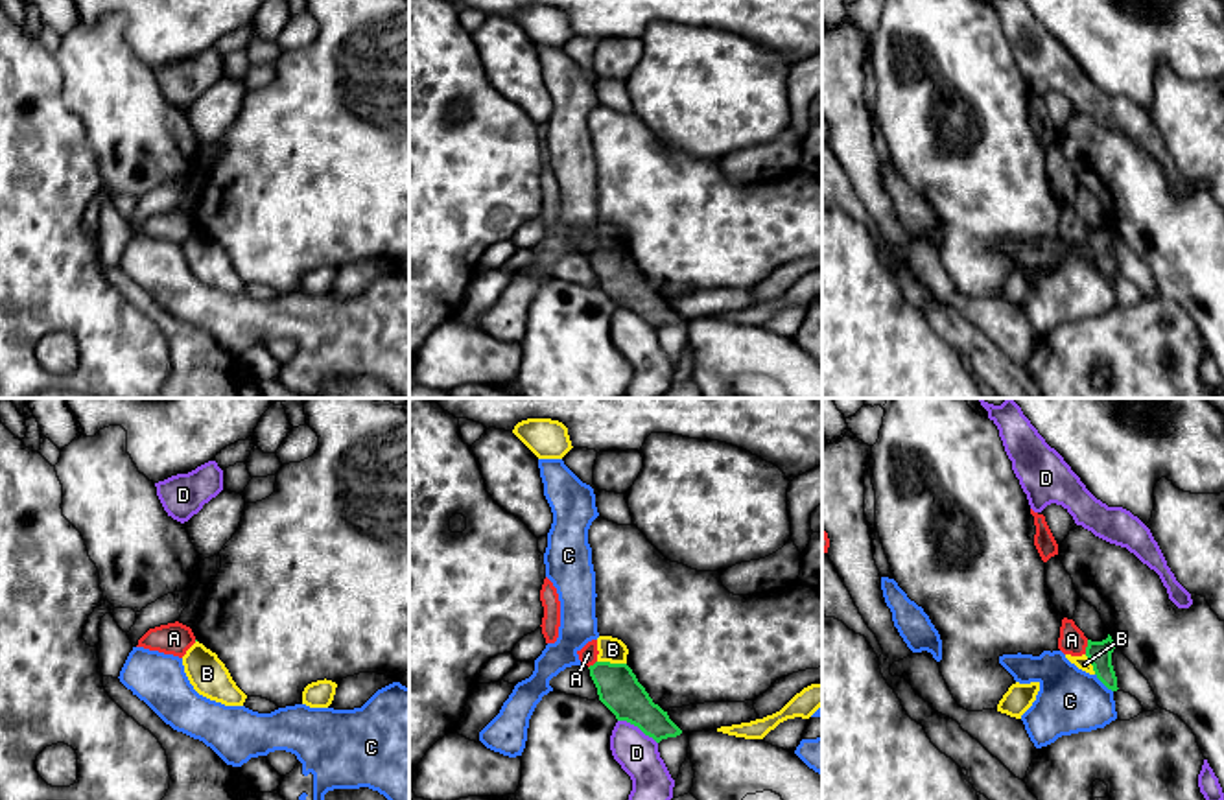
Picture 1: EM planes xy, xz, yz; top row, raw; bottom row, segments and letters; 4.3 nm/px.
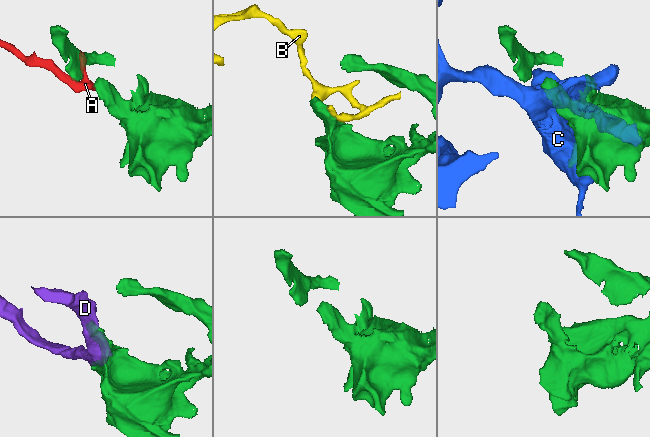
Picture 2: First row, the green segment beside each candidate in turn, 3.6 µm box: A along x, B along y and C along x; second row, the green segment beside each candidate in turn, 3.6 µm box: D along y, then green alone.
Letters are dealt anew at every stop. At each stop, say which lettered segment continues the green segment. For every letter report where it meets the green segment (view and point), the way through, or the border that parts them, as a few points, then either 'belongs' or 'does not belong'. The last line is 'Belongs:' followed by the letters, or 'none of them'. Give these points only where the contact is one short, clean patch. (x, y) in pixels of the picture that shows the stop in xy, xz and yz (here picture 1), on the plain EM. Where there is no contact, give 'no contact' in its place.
A: yz (1086, 235) | along yz (1088, 227), (1084, 240) | does not belong
B: xz (612, 251) | along xz (598, 247), (625, 251) | does not belong
C: yz (1103, 270) | does not belong
D: xz (638, 314) | does not belong
Belongs: none of them

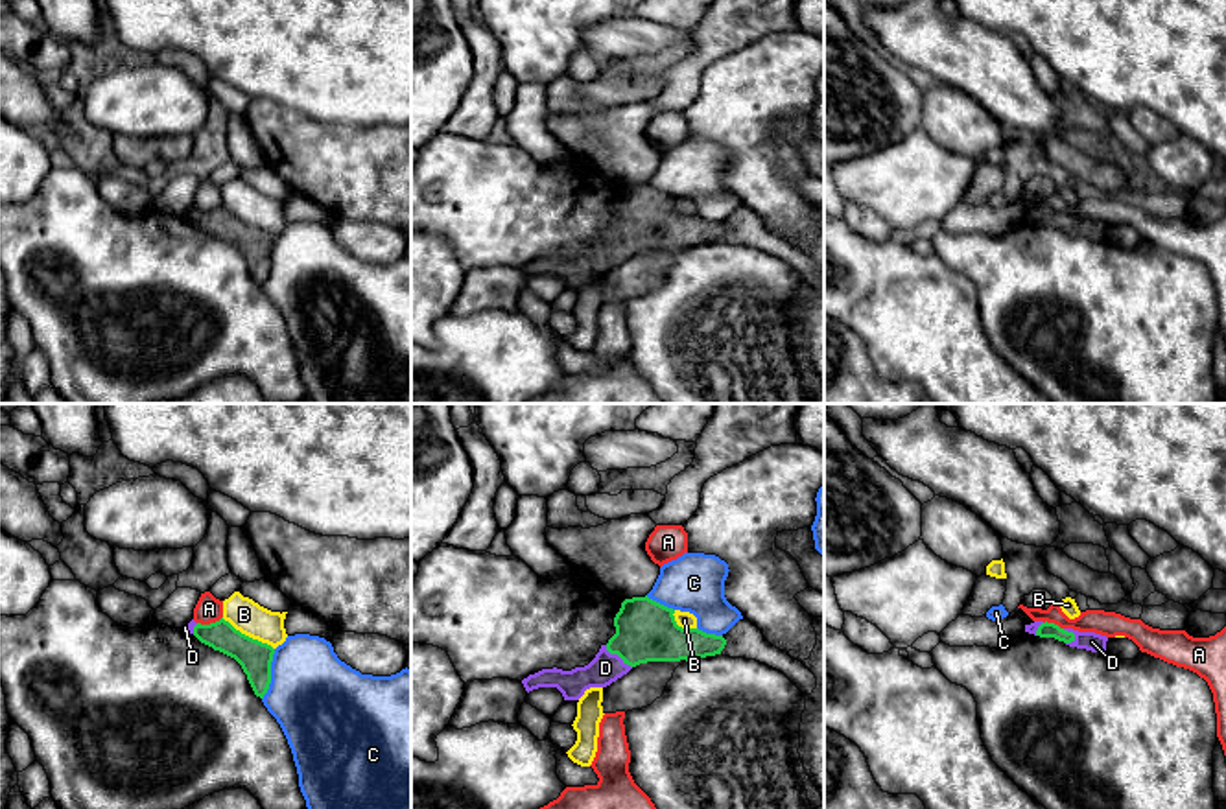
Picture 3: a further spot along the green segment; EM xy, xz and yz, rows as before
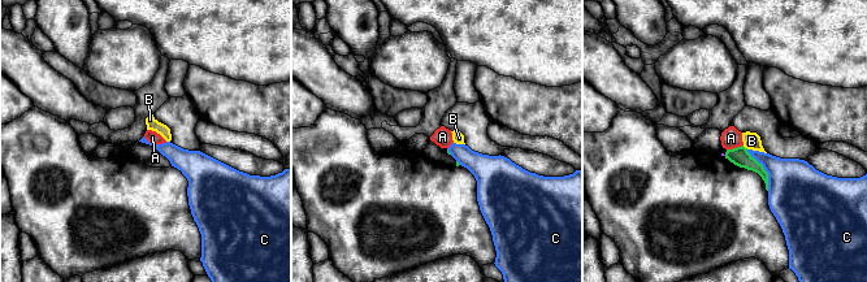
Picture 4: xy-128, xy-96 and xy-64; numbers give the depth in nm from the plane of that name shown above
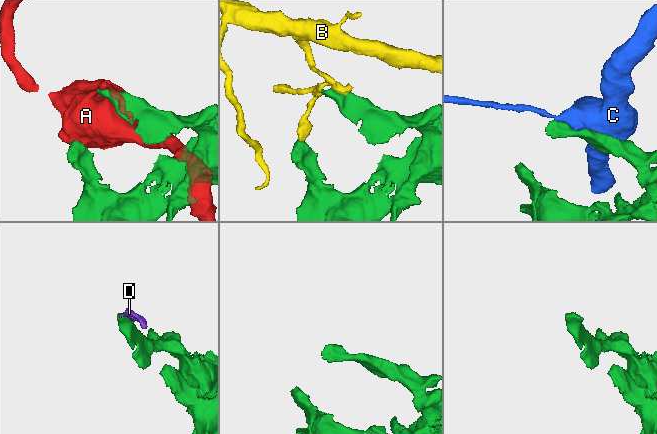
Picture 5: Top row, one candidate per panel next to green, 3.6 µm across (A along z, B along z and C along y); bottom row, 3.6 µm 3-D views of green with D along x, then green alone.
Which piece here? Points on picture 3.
A: xy (211, 211) | does not belong
B: xy (247, 223) | does not belong
C: xy (270, 262) | does not belong
D: xz (618, 242) | across xz (646, 218), (618, 242), (605, 255) | belongs
Belongs: D

